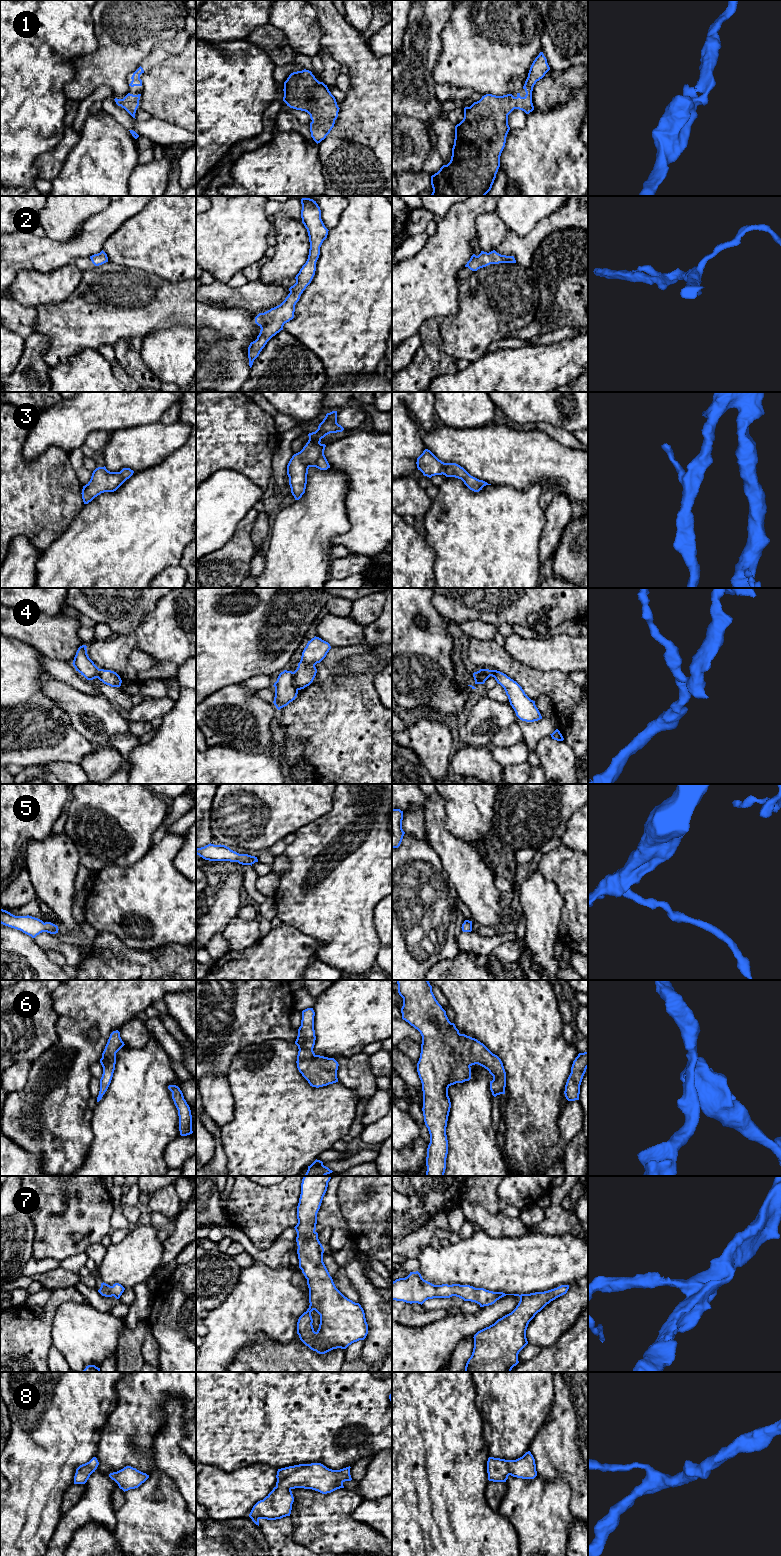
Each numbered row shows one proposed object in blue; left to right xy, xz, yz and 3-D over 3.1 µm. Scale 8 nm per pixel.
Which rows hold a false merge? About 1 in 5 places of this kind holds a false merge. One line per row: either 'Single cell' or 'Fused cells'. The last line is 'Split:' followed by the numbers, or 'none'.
1: Single cell
2: Single cell
3: Single cell
4: Fused cells
5: Single cell
6: Single cell
7: Single cell
8: Single cell
Split: 4

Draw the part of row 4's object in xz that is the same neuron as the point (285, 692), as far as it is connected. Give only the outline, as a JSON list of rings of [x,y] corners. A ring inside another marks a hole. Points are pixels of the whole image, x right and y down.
[[[284,670],[273,685],[275,687],[274,705],[278,710],[295,700],[298,689],[294,686],[294,672]]]

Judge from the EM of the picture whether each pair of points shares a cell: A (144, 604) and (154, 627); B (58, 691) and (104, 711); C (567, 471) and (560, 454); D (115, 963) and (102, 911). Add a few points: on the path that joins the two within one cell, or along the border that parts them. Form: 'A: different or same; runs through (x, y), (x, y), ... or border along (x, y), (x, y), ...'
A: different; border along (161, 598), (133, 631)
B: same; runs through (69, 699), (84, 710), (93, 711)
C: same; runs through (563, 467), (560, 464), (560, 458)
D: different; border along (98, 931), (110, 932), (126, 945)

